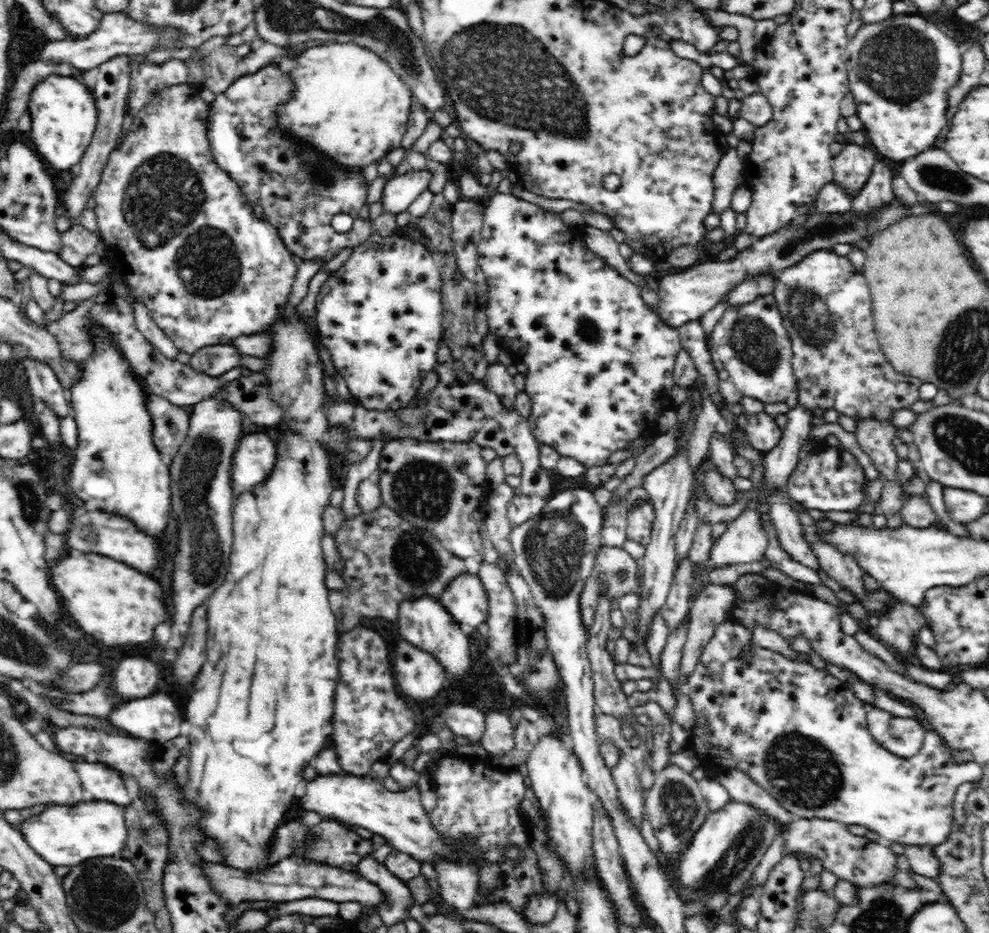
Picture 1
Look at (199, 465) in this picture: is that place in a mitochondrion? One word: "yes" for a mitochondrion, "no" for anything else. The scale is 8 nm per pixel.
yes

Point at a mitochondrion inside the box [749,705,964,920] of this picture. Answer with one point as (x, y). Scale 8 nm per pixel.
(804, 770)

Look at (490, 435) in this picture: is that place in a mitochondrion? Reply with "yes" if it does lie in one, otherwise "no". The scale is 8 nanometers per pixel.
no

